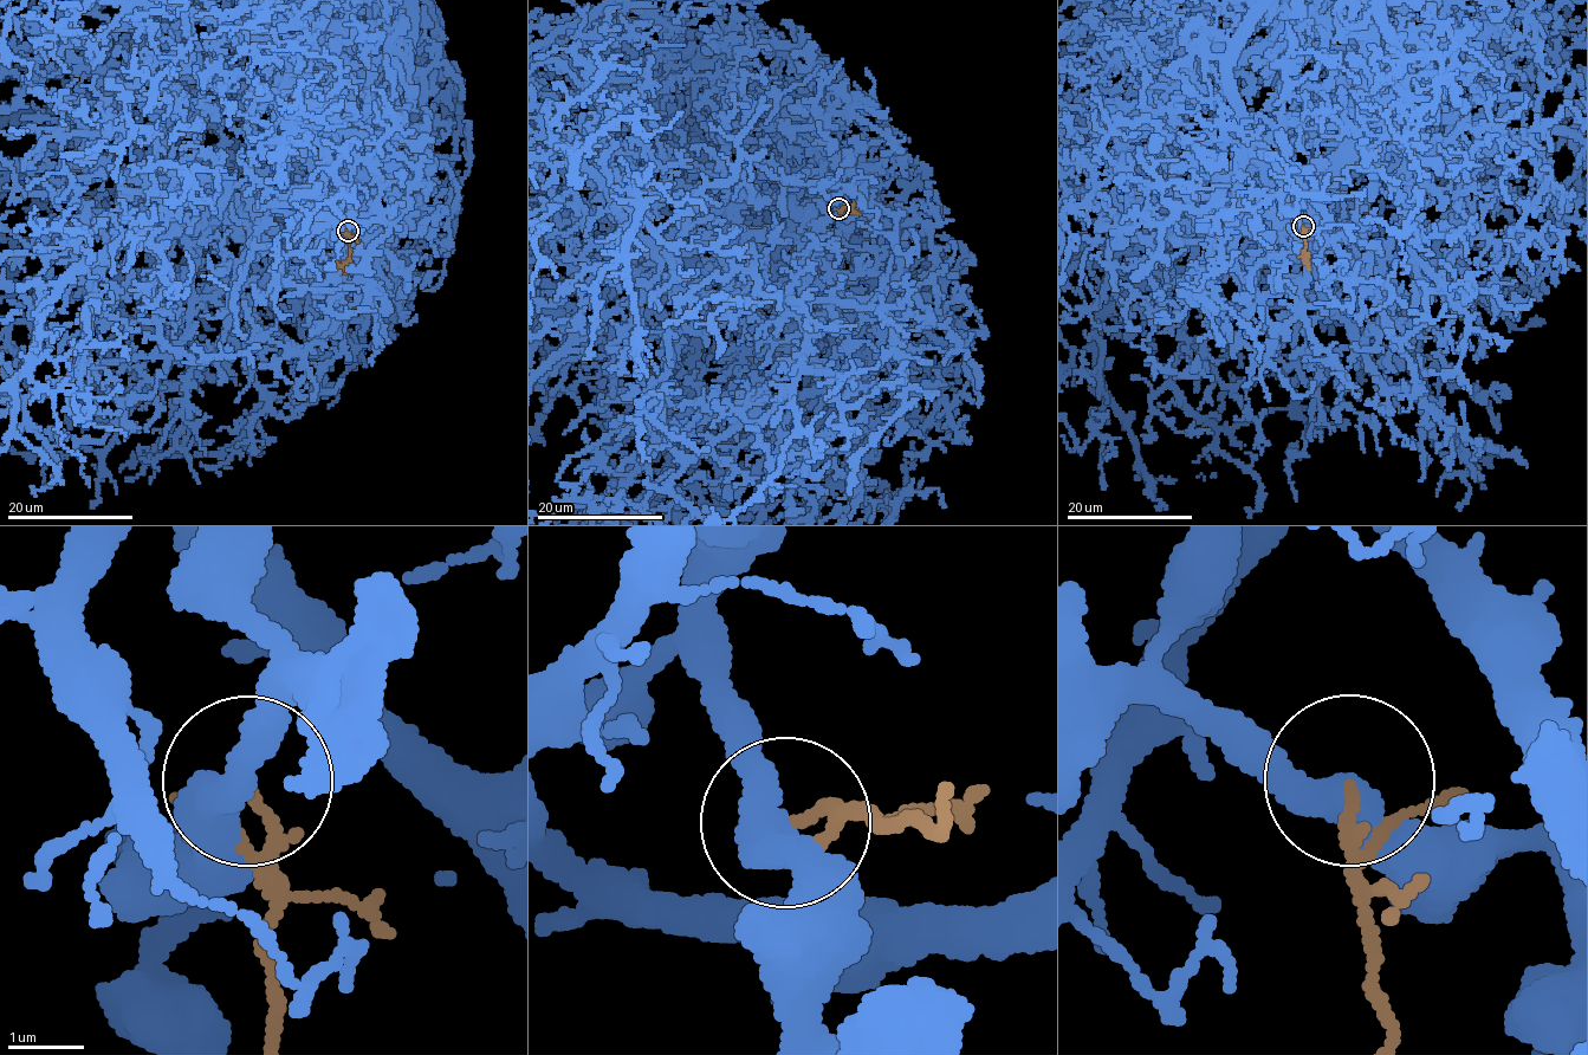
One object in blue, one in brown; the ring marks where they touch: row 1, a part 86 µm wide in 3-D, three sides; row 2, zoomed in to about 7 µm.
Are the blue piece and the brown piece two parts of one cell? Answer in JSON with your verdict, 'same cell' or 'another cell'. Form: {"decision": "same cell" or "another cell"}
{"decision": "another cell"}

